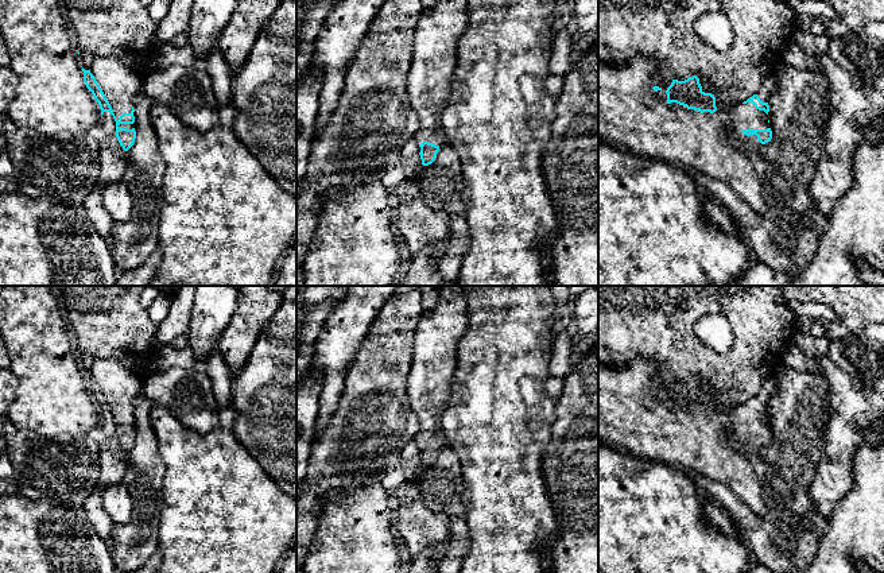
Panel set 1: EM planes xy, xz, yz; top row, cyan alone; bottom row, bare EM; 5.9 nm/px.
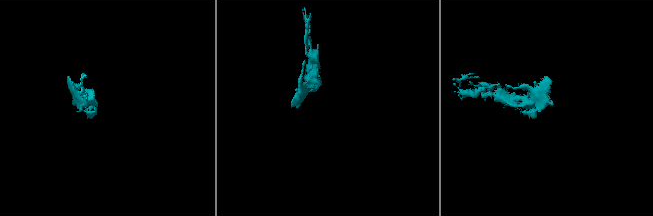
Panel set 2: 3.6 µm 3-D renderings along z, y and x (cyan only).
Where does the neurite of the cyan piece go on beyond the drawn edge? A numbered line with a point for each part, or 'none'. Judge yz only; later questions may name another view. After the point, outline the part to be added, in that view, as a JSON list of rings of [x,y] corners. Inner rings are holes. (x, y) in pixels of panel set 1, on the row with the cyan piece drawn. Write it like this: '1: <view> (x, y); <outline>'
1: yz (770, 82); [[[780,63],[779,66],[776,66],[776,69],[771,73],[768,73],[761,82],[761,86],[757,92],[759,98],[763,102],[768,102],[772,93],[776,90],[778,88],[778,76],[782,71],[782,69],[786,66],[787,63]]]
2: yz (629, 115); [[[637,57],[628,65],[608,65],[598,59],[598,140],[612,142],[625,147],[635,155],[645,156],[651,160],[691,167],[707,177],[724,181],[760,214],[767,214],[769,208],[764,195],[765,163],[760,154],[763,146],[756,135],[747,136],[743,129],[771,128],[768,115],[755,108],[752,102],[734,102],[717,107],[714,113],[687,109],[676,102],[667,104],[659,98],[652,88],[659,86],[656,78],[658,63],[651,57]]]

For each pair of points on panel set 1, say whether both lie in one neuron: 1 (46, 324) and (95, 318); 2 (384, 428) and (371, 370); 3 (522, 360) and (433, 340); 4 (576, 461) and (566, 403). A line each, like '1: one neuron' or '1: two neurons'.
1: two neurons
2: one neuron
3: two neurons
4: one neuron

